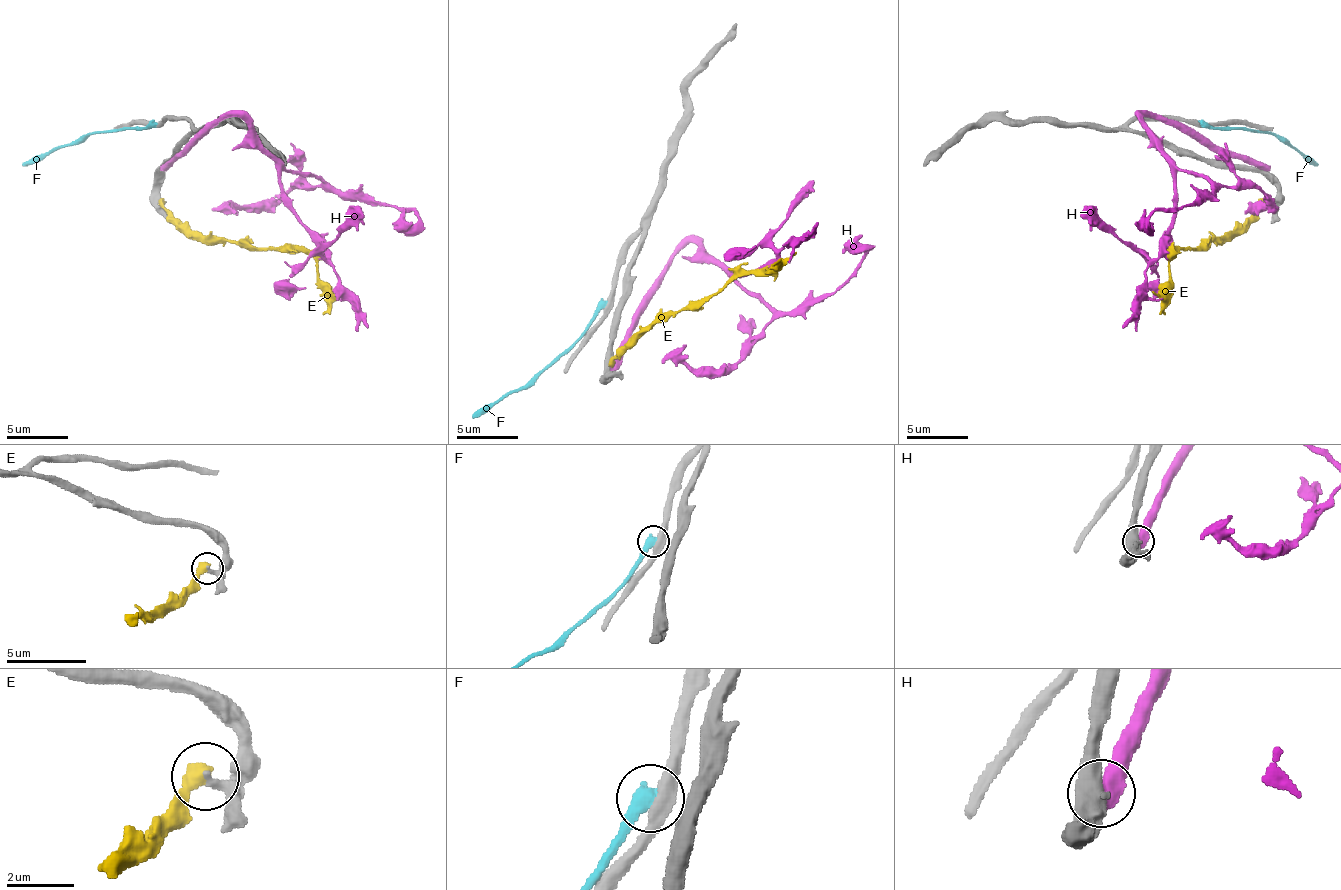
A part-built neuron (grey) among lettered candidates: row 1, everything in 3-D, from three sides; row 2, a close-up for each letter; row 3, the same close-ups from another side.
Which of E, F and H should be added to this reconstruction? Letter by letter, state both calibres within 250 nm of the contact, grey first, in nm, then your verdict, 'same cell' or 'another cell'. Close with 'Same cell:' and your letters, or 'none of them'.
E: calibres 240 and 440 nm; another cell
F: calibres 420 and 480 nm; another cell
H: calibres 480 and 600 nm; another cell
Same cell: none of them

